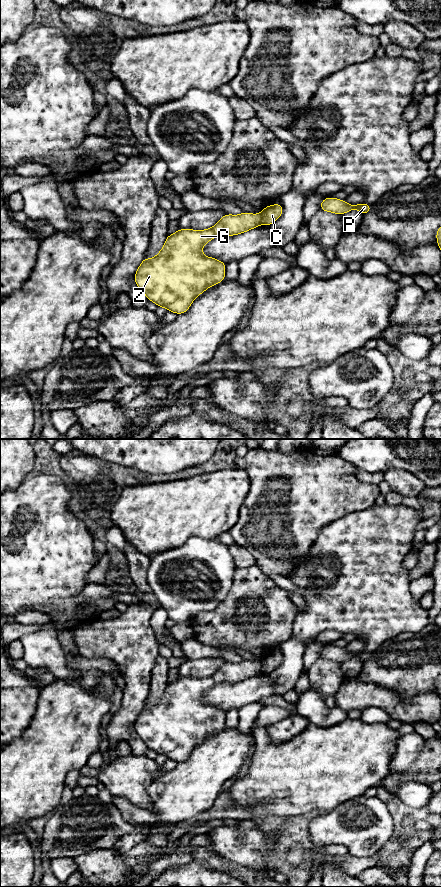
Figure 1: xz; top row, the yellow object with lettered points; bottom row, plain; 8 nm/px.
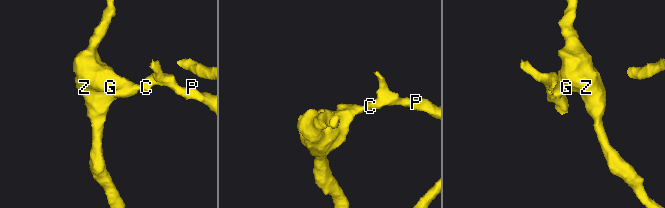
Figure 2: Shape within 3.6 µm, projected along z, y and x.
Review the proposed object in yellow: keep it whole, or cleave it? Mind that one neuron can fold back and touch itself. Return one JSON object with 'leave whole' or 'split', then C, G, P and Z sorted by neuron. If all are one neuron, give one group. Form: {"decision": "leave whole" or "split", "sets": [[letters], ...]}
{"decision": "split", "sets": [["C", "P"], ["G", "Z"]]}

